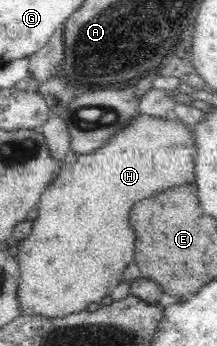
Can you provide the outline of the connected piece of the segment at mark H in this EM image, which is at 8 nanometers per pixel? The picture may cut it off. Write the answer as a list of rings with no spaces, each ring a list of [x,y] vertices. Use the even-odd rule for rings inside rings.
[[[139,112],[127,122],[127,126],[111,135],[104,146],[77,157],[76,162],[65,161],[60,165],[59,173],[41,195],[37,208],[39,217],[34,221],[31,234],[16,242],[16,259],[21,273],[18,295],[20,312],[23,315],[43,314],[48,318],[63,318],[85,310],[91,301],[101,301],[103,296],[110,295],[123,281],[127,264],[135,258],[135,232],[129,224],[129,210],[135,204],[133,200],[149,198],[173,186],[195,184],[195,154],[197,141],[193,127],[172,114],[169,118],[153,118]]]

